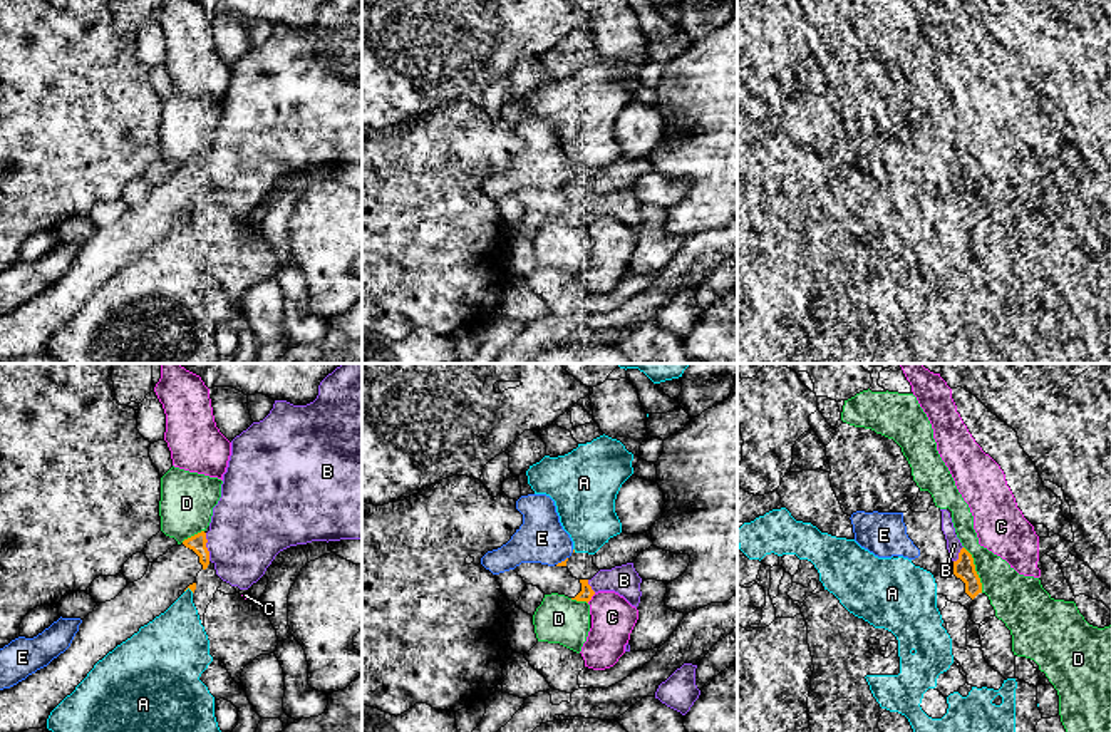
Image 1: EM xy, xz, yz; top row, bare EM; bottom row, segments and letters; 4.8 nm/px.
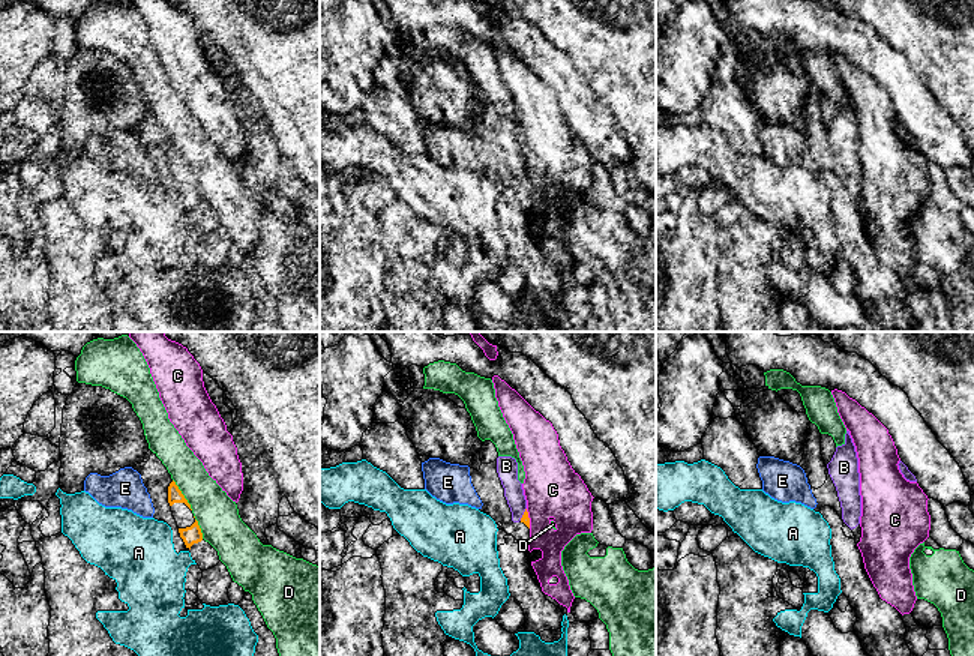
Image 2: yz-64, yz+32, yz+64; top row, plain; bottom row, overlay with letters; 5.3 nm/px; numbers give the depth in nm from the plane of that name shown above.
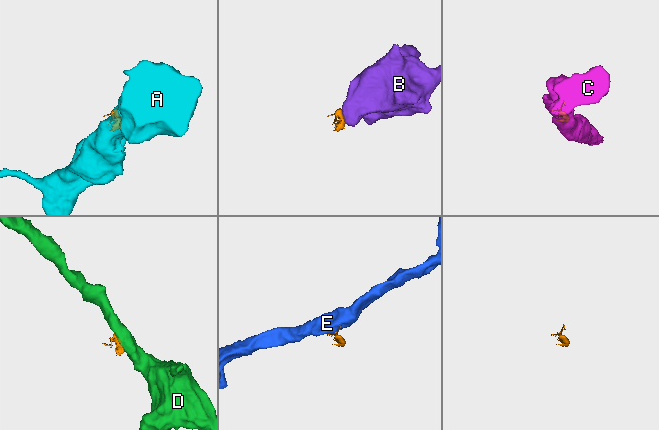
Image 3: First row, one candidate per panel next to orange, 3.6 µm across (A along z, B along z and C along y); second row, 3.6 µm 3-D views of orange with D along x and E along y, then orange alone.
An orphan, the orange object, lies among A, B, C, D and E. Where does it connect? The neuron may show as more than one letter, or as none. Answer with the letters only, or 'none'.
B

